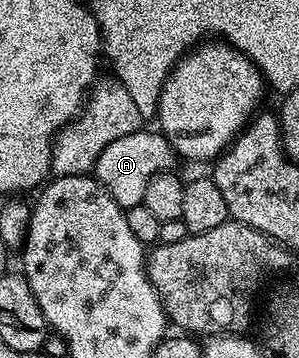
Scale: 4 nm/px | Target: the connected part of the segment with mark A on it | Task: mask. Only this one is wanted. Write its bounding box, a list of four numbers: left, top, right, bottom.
[93,128,178,210]

